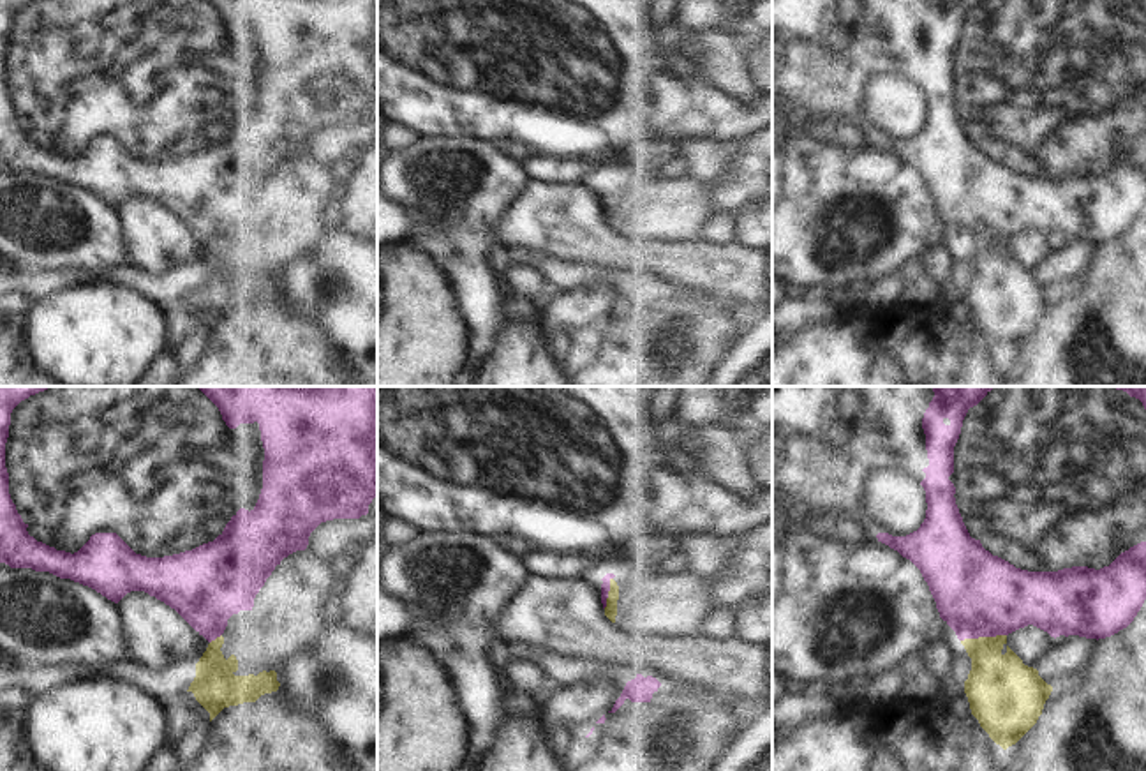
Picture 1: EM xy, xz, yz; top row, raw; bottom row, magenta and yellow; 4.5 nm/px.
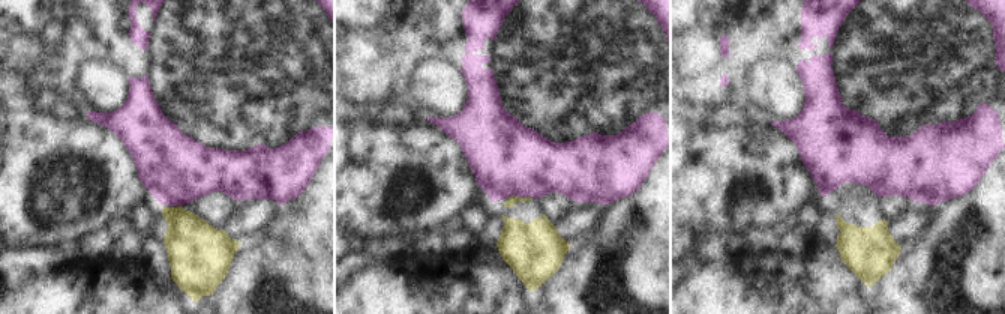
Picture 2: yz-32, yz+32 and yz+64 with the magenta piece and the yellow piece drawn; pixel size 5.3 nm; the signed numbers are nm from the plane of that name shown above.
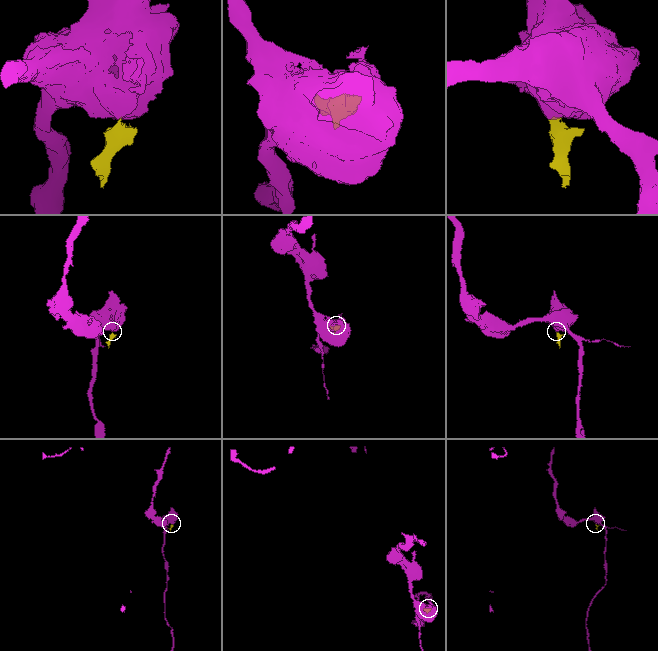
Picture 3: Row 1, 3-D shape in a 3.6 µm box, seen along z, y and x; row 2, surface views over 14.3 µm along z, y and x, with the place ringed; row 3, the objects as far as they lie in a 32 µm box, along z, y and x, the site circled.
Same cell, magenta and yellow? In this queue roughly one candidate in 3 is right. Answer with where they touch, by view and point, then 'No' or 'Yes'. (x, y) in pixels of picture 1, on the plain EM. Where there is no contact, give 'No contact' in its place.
Touches magenta at yz (982, 240). No

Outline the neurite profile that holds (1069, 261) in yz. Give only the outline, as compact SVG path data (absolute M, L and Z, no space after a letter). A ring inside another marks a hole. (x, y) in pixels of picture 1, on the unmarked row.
M1060 240L1047 259L1037 268L1038 281L1051 289L1074 286L1090 268L1097 243Z

